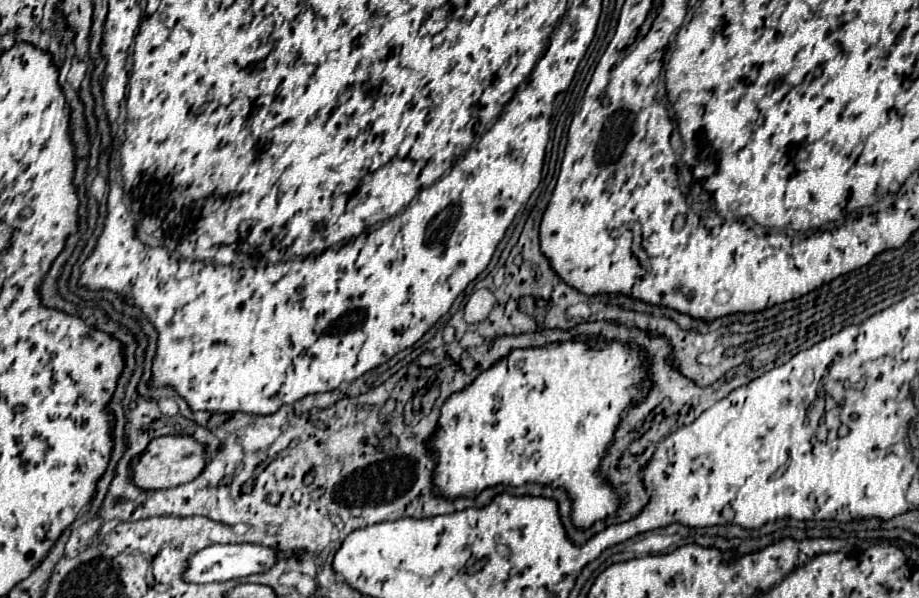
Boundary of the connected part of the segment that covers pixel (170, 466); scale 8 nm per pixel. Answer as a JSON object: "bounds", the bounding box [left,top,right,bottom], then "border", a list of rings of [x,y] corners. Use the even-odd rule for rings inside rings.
{"bounds":[131,436,205,490],"border":[[[161,436],[153,438],[143,454],[131,464],[131,482],[143,490],[161,490],[185,484],[201,474],[205,466],[205,446],[191,436]]]}

